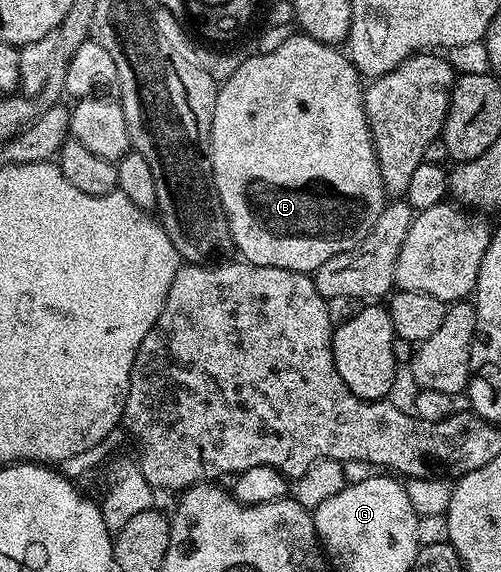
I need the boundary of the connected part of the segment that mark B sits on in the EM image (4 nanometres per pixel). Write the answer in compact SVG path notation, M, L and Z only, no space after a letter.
M294 33L290 37L286 37L286 41L282 41L282 45L278 45L278 49L273 51L260 51L259 54L252 55L250 58L243 60L238 69L230 75L228 79L219 84L216 93L216 104L214 105L214 117L212 118L212 137L210 140L210 154L212 157L212 172L214 173L214 185L218 189L218 197L222 209L228 218L228 233L230 236L230 243L233 248L237 247L240 250L239 258L246 263L253 263L259 267L277 267L278 269L290 269L291 271L303 271L305 273L313 273L318 270L319 266L324 261L329 261L330 257L334 257L338 253L346 253L347 250L354 249L362 242L363 238L370 233L374 227L375 222L379 219L379 214L382 213L386 204L386 192L384 189L384 182L382 181L382 173L378 165L378 157L376 156L376 146L372 140L372 134L368 128L368 118L364 112L364 87L362 86L362 76L356 70L351 59L339 46L323 43L314 37L305 35L303 33Z

